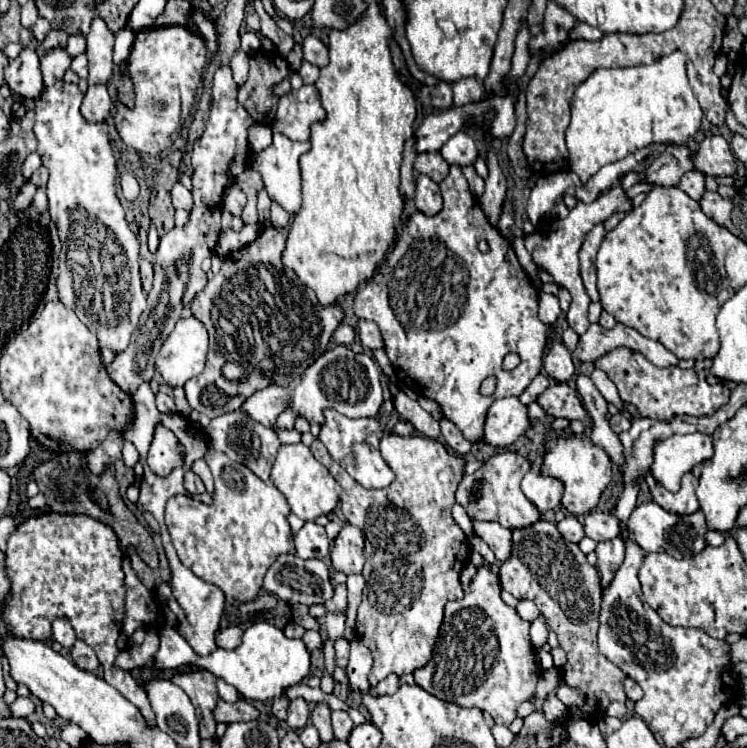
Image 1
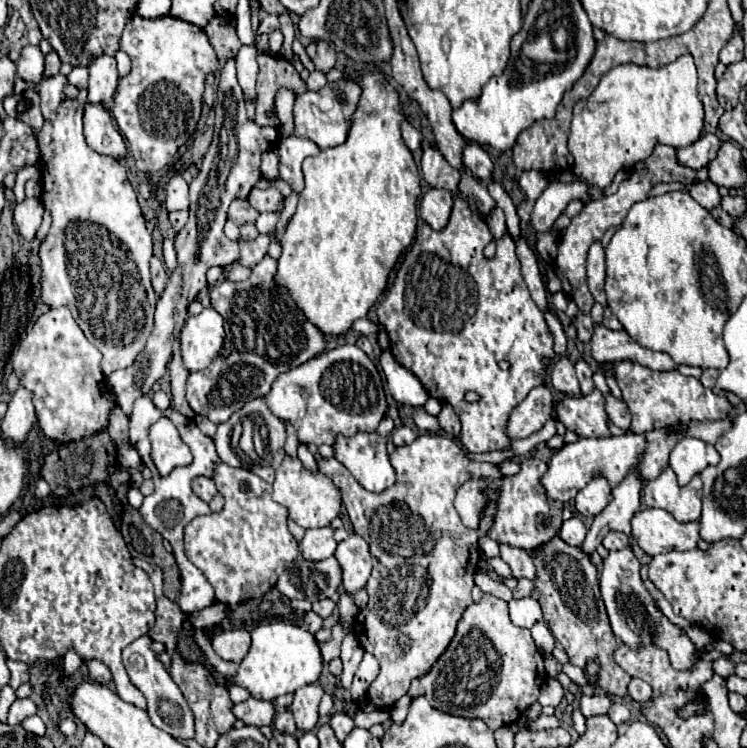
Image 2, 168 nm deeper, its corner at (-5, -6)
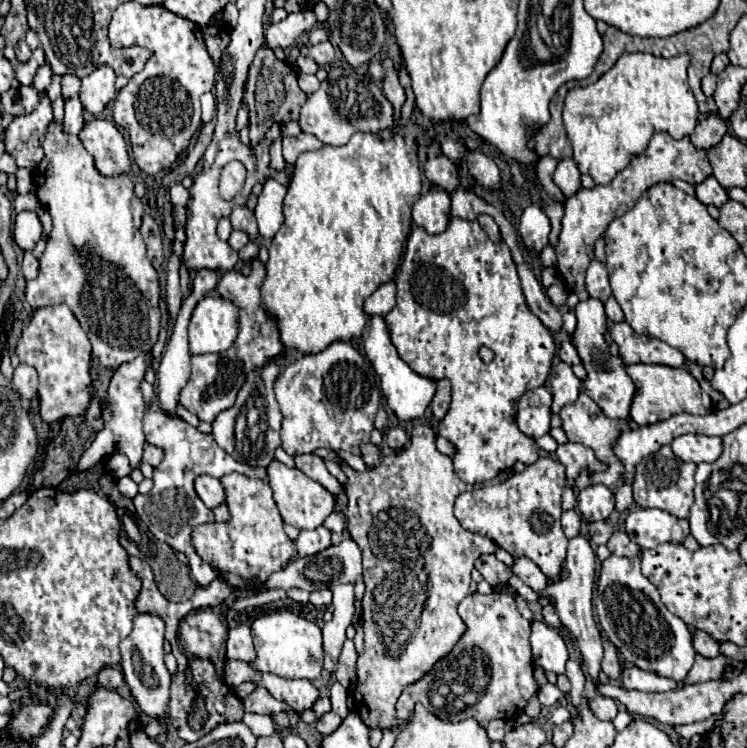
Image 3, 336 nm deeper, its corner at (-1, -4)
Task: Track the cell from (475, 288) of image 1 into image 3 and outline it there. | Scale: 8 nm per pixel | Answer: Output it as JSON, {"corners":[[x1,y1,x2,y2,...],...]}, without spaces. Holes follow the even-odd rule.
{"corners":[[452,218,448,228,436,236,428,234,424,228,414,228,394,280,396,306,384,316,392,344,400,358,420,376,434,380,448,378,452,382,450,410,440,420,438,436,446,438,456,448,452,462,458,478,474,486,512,468,514,462,534,464,540,458,540,448,532,436,526,436,516,426,516,404,526,390,544,386,554,358,554,340,550,330,526,304,510,248,504,242,490,242,478,222],[480,346,494,352,490,364,480,360]]}

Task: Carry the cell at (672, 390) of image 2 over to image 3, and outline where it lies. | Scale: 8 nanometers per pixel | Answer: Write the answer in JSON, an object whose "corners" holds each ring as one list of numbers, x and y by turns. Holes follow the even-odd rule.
{"corners":[[632,364,626,368,626,372,636,384,636,396,632,400,630,416,638,426,656,424,682,412,704,415,712,410,711,398,708,394,702,393,696,378,684,368,670,368,662,364]]}

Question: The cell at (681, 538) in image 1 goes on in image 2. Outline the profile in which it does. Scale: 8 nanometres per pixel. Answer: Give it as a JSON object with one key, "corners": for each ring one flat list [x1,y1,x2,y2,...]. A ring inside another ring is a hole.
{"corners":[[646,508,634,514,632,534,636,544,650,556,668,550,694,550,700,540,700,522,680,524,666,510]]}

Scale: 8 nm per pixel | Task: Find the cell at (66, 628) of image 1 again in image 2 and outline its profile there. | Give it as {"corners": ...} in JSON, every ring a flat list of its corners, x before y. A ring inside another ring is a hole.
{"corners":[[68,650,66,652,66,656,64,656,64,672,70,676,70,674,74,674,78,668,82,666,82,658,76,654,76,650]]}

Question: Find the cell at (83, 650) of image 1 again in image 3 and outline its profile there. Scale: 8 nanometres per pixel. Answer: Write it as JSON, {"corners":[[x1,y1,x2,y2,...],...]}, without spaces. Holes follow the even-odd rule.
{"corners":[[104,668,98,672,98,684,104,688,118,688,120,684,124,684,124,676,116,668]]}

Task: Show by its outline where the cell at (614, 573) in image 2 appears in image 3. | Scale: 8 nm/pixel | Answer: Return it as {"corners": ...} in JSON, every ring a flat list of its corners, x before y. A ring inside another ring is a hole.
{"corners":[[610,556,602,562,598,594,592,600,602,634,618,648,626,662,664,678,682,680,694,664,696,650,688,626,662,602,656,586,642,574,640,558]]}

